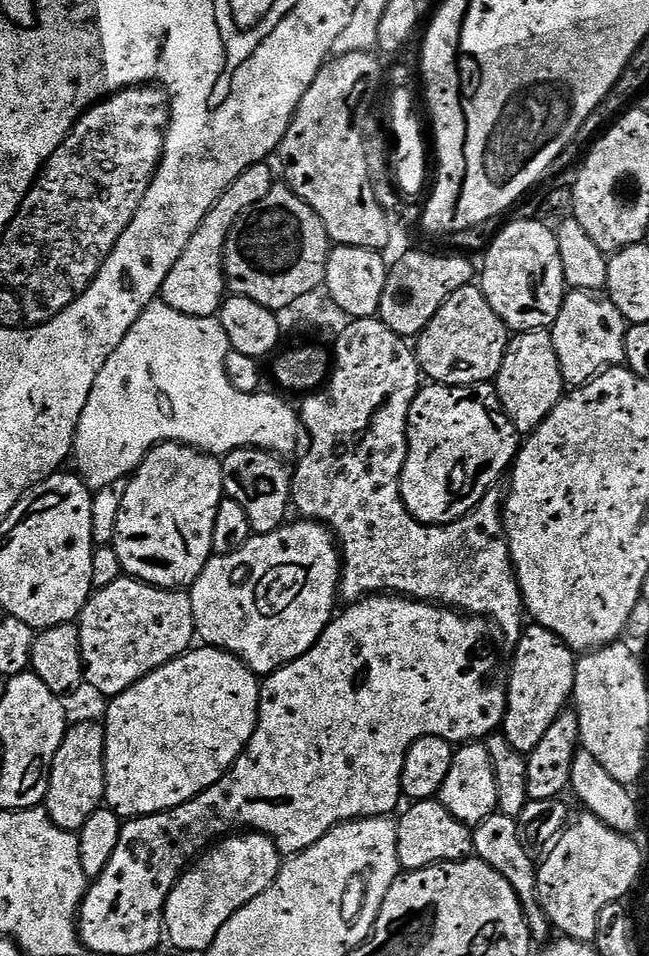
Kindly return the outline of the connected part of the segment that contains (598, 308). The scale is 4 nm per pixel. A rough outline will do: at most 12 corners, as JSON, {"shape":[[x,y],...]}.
{"shape":[[569,291],[550,329],[565,385],[625,363],[607,295]]}

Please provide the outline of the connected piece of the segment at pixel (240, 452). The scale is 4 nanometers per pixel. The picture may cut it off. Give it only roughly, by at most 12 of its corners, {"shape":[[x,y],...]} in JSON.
{"shape":[[239,448],[220,460],[224,495],[257,536],[289,519],[279,455]]}

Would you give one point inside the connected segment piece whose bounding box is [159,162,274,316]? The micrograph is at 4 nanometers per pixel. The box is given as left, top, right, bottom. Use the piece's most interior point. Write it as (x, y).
(196, 286)

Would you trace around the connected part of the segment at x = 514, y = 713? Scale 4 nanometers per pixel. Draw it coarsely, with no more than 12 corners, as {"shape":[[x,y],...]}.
{"shape":[[538,623],[506,679],[502,735],[527,754],[573,699],[578,656]]}

